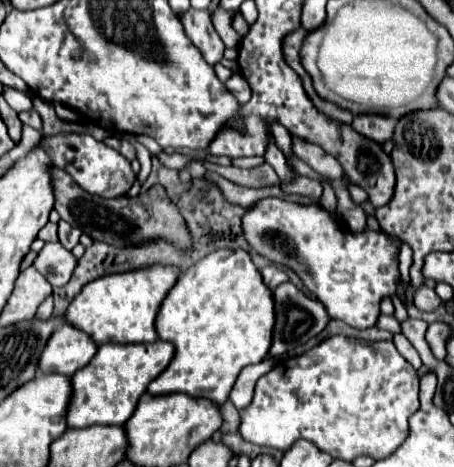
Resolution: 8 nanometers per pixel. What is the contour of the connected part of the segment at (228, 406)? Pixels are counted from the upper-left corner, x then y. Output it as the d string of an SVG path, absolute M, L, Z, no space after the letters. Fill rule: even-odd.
M231 401L223 403L221 407L221 417L223 417L223 425L221 425L221 433L233 433L239 429L239 411L235 409L235 405Z

